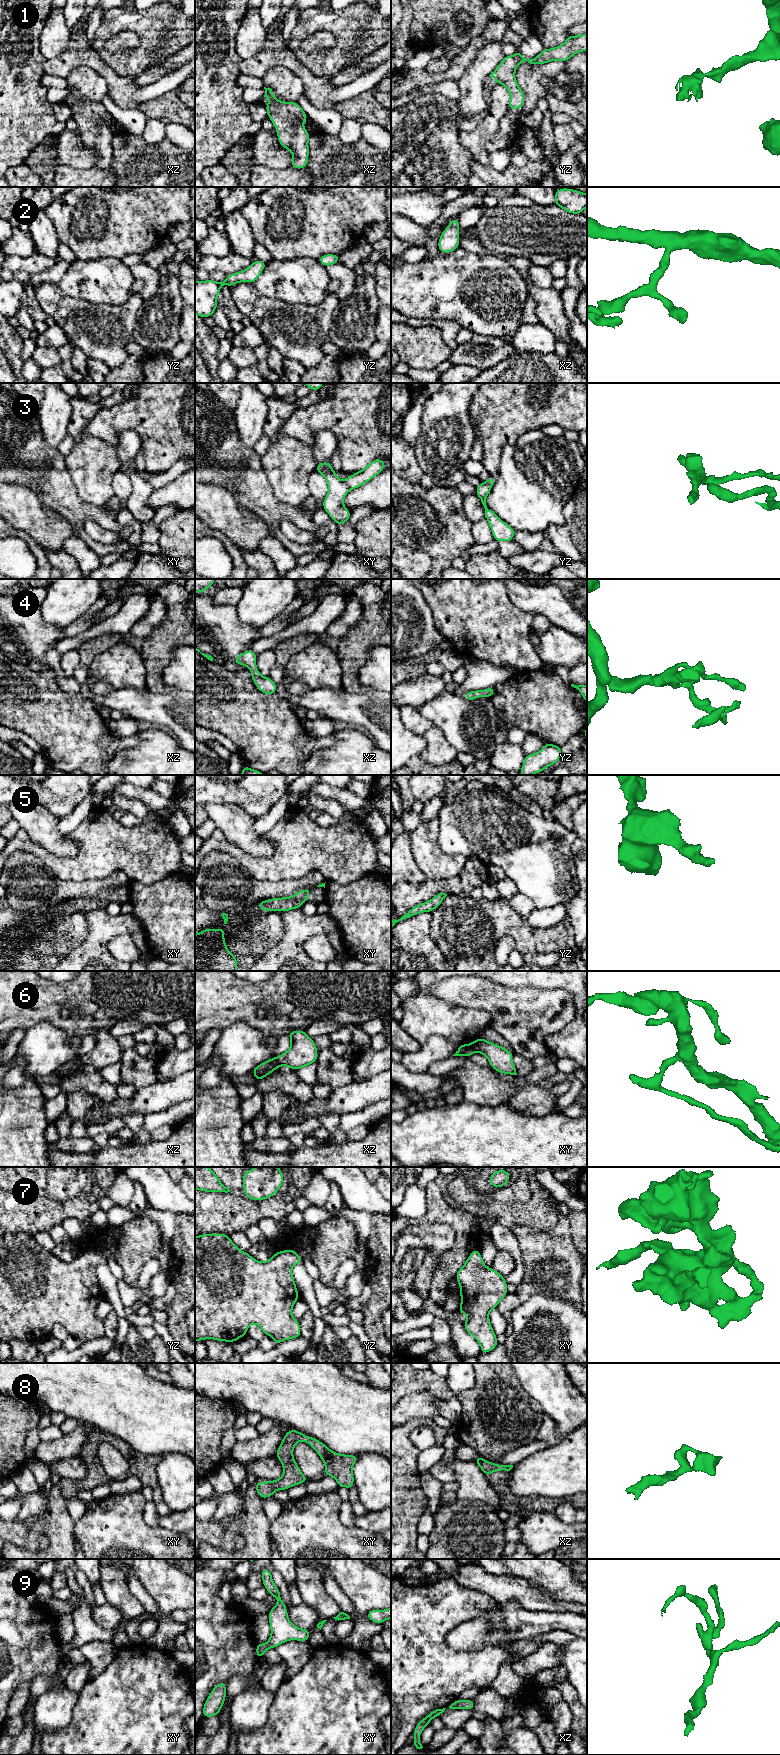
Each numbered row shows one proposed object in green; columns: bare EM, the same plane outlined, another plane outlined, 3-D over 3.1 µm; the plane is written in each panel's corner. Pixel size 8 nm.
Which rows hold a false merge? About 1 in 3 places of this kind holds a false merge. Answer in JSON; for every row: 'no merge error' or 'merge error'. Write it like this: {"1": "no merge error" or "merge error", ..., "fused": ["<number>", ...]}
{"1": "no merge error", "2": "no merge error", "3": "merge error", "4": "no merge error", "5": "no merge error", "6": "merge error", "7": "no merge error", "8": "no merge error", "9": "no merge error", "fused": ["3", "6"]}

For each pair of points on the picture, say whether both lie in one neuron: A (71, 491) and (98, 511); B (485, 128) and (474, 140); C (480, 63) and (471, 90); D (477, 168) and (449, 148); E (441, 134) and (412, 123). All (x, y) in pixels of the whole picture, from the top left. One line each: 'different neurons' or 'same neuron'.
A: same neuron
B: same neuron
C: same neuron
D: different neurons
E: different neurons

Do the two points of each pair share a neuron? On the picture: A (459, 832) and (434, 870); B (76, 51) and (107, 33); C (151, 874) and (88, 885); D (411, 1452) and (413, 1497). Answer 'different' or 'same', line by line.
A: different
B: different
C: different
D: same

